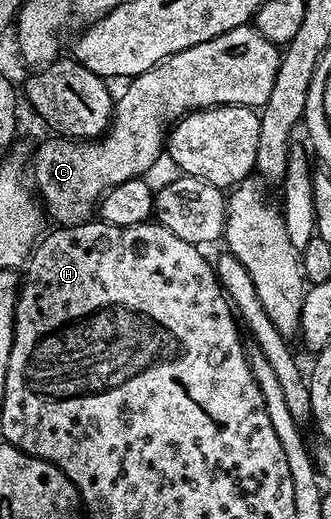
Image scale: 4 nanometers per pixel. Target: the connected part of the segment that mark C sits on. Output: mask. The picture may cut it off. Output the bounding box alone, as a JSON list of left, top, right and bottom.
[32,24,281,227]

